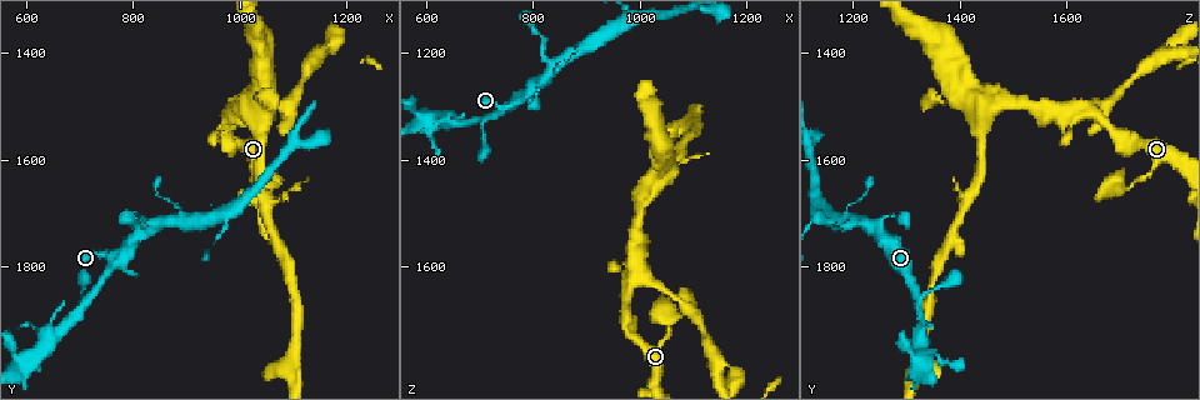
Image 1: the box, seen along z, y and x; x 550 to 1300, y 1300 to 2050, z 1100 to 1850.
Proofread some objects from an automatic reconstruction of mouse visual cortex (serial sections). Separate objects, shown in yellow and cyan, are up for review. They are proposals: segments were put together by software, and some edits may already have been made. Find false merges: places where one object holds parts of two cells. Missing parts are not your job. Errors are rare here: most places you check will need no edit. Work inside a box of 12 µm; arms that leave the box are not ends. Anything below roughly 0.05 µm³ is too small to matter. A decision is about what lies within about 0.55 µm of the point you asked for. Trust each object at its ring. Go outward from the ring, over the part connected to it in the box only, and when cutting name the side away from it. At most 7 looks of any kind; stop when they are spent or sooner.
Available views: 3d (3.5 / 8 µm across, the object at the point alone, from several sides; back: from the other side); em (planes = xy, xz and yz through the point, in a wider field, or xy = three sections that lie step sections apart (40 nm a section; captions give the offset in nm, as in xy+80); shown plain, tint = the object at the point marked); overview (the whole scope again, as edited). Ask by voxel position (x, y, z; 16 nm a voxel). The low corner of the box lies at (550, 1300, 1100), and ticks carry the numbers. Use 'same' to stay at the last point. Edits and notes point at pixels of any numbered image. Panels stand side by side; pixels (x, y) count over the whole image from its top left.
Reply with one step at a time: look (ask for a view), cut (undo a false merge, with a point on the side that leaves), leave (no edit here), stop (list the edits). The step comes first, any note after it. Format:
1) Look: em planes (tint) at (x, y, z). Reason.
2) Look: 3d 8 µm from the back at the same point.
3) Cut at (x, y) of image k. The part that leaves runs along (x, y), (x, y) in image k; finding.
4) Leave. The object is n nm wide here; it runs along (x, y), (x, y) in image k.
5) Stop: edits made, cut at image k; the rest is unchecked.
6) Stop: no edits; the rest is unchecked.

Look: em xy step 3 (tint) at (715, 1860, 1325).

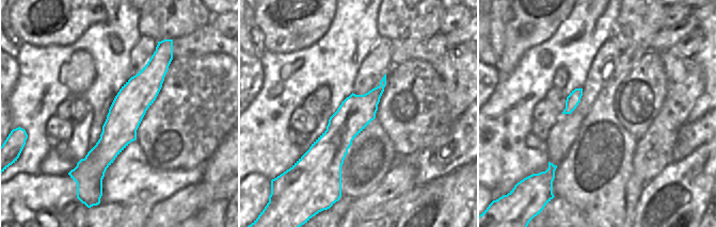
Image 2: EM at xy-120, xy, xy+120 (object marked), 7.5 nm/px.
Look: 3d 3.5 µm at the same point.

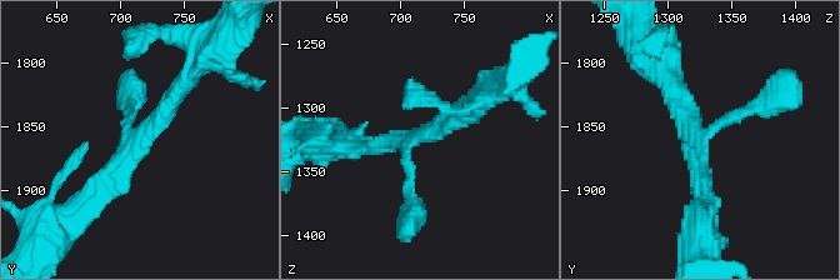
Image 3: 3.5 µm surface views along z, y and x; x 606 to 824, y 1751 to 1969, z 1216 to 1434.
Leave. The arms are 150, 250, 250 nm wide; it runs along (188, 78), (160, 120), (84, 204) in image 3; all the same cell.

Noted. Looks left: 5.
Look: 3d 8 µm at (990, 1510, 1625). Side arm on a straight run.

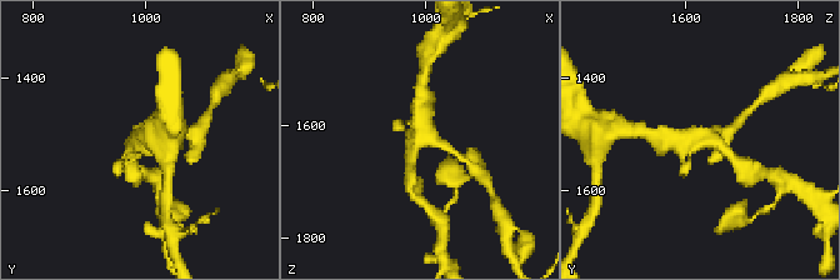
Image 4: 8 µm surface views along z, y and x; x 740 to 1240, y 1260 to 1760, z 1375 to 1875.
Look: em xy step 2 (tint) at (980, 1515, 1630). Need the tissue.

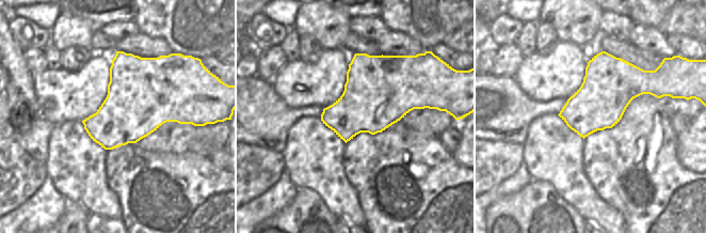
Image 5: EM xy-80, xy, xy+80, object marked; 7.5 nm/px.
Leave. It runs along (724, 149), (715, 140), (658, 136) in image 4; all the same cell.

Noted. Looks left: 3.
Look: 3d 3.5 µm at (1090, 1500, 1675). Side arm on a straight run.

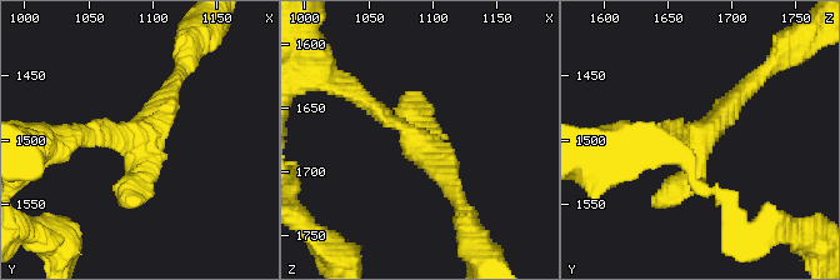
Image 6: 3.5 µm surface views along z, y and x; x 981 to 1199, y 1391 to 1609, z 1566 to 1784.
Look: em planes (tint) at (1090, 1496, 1674). 3 arms meet here; the arms are 250, 250, 300 nm wide.

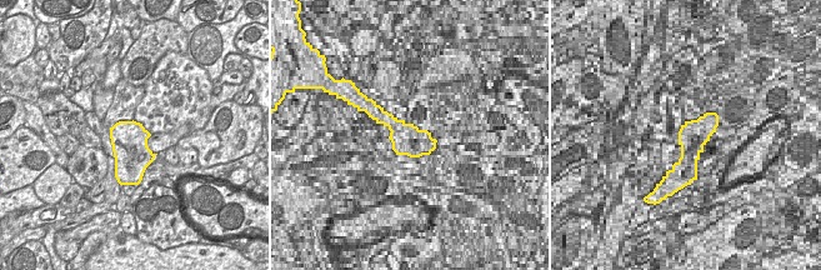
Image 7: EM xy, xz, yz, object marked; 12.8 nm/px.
Leave. The object is 480 nm wide here; it runs along (349, 86), (418, 141), (453, 193) in image 6; all the same cell.

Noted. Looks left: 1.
Stop: no edits; the rest is unchecked.

